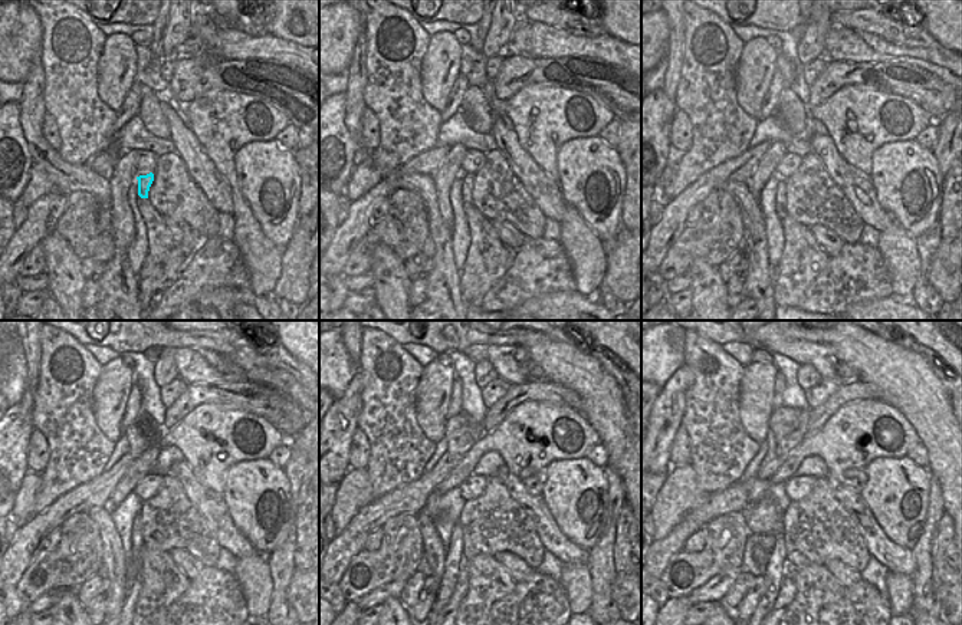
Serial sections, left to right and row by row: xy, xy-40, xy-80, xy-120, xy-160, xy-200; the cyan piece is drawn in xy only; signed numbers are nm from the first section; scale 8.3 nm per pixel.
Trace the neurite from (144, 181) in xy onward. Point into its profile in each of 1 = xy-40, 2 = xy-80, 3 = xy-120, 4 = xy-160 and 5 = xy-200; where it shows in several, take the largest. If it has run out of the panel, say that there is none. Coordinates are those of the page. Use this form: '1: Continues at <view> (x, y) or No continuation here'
1: Continues at xy-40 (466, 180)
2: Continues at xy-80 (781, 190)
3: Continues at xy-120 (133, 569)
4: Continues at xy-160 (455, 552)
5: Continues at xy-200 (774, 568).

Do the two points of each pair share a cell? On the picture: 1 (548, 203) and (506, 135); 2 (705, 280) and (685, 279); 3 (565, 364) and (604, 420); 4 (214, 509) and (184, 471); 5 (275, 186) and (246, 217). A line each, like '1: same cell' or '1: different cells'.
1: same cell
2: different cells
3: same cell
4: same cell
5: different cells

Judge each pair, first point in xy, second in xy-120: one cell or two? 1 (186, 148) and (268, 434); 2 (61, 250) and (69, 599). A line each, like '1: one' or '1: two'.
1: two
2: one

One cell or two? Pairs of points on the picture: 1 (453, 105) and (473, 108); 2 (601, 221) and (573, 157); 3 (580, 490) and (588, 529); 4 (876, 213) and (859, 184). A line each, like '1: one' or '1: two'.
1: two
2: one
3: one
4: one

